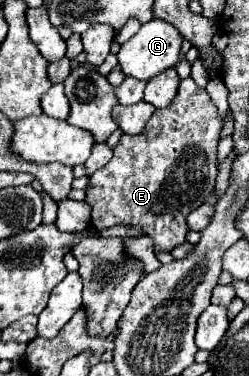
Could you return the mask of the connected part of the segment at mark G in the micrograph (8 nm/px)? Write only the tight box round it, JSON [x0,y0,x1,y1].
[117,18,183,80]

